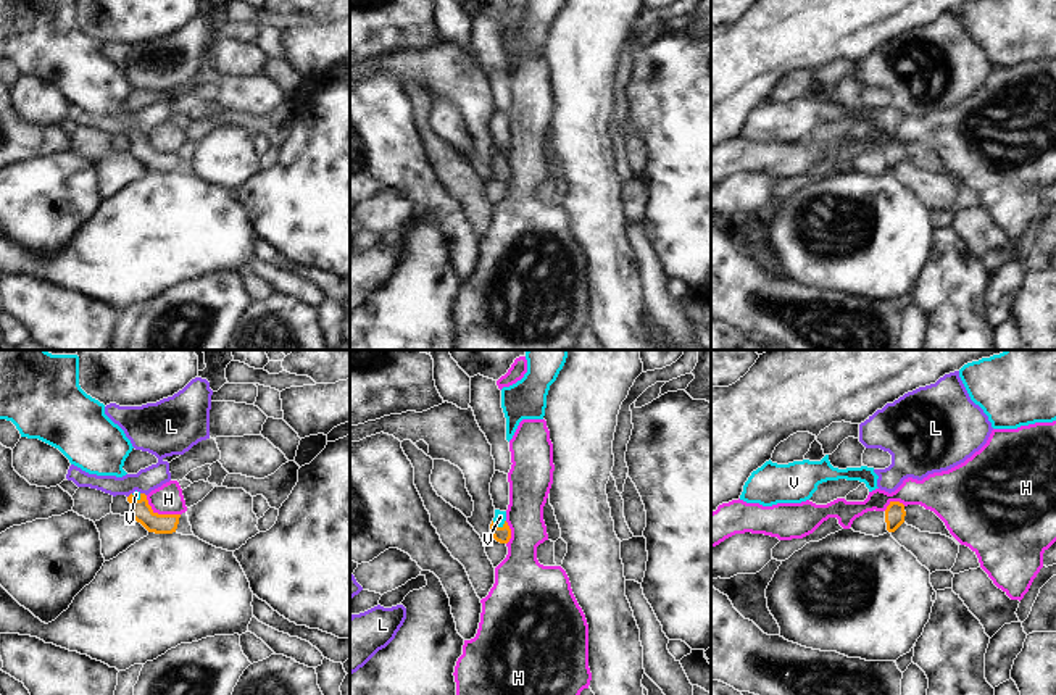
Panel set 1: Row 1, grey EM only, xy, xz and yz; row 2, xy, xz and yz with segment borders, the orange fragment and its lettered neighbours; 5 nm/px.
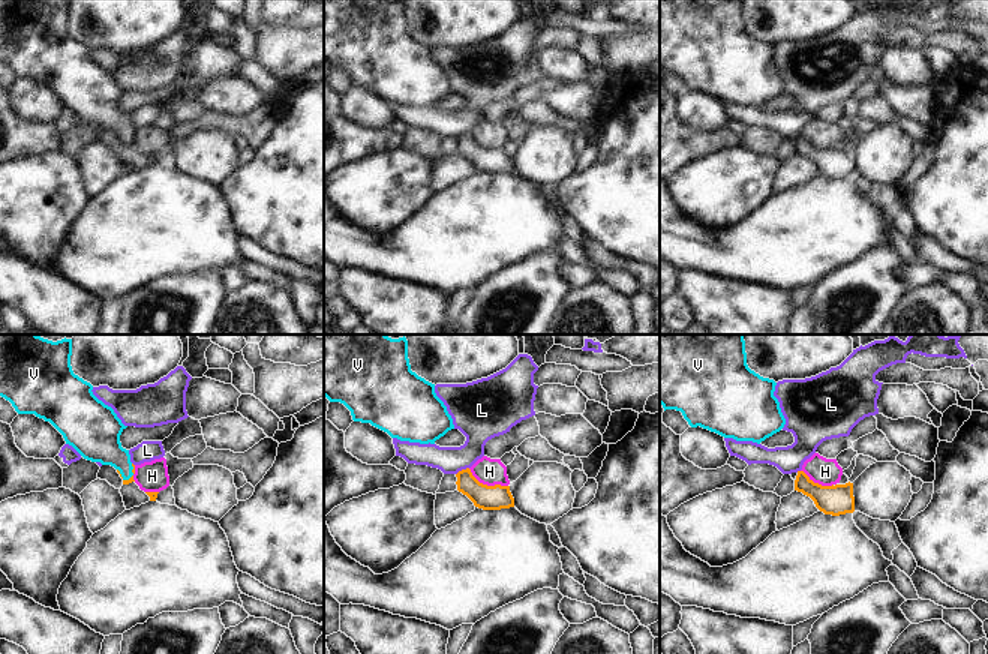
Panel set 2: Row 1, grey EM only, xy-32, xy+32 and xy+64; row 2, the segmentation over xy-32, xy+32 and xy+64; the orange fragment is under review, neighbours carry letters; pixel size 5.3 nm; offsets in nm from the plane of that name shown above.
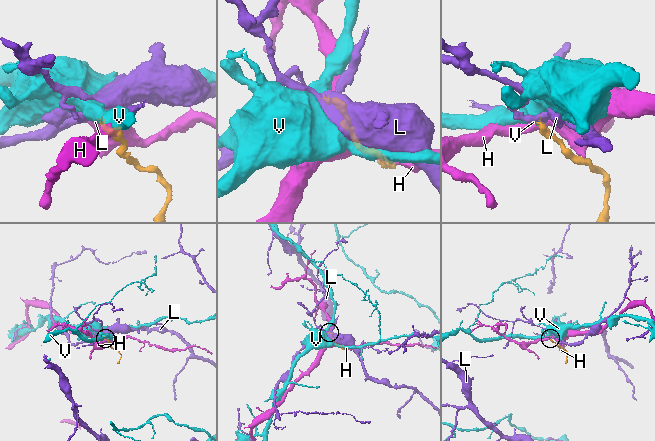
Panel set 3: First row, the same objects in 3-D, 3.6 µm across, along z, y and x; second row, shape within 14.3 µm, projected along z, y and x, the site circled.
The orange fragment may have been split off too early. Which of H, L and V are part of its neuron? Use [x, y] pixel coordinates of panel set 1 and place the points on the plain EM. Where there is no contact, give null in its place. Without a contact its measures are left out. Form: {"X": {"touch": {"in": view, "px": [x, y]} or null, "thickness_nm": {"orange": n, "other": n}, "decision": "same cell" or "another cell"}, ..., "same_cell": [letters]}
{"H": {"touch": {"in": "xy", "px": [160, 153]}, "thickness_nm": {"orange": 100, "other": 150}, "decision": "another cell"}, "L": {"touch": {"in": "xy", "px": [144, 133]}, "thickness_nm": {"orange": 100, "other": 120}, "decision": "another cell"}, "V": {"touch": {"in": "xz", "px": [498, 166]}, "thickness_nm": {"orange": 80, "other": 60}, "decision": "same cell"}, "same_cell": ["V"]}

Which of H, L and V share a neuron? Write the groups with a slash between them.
H / L / V

